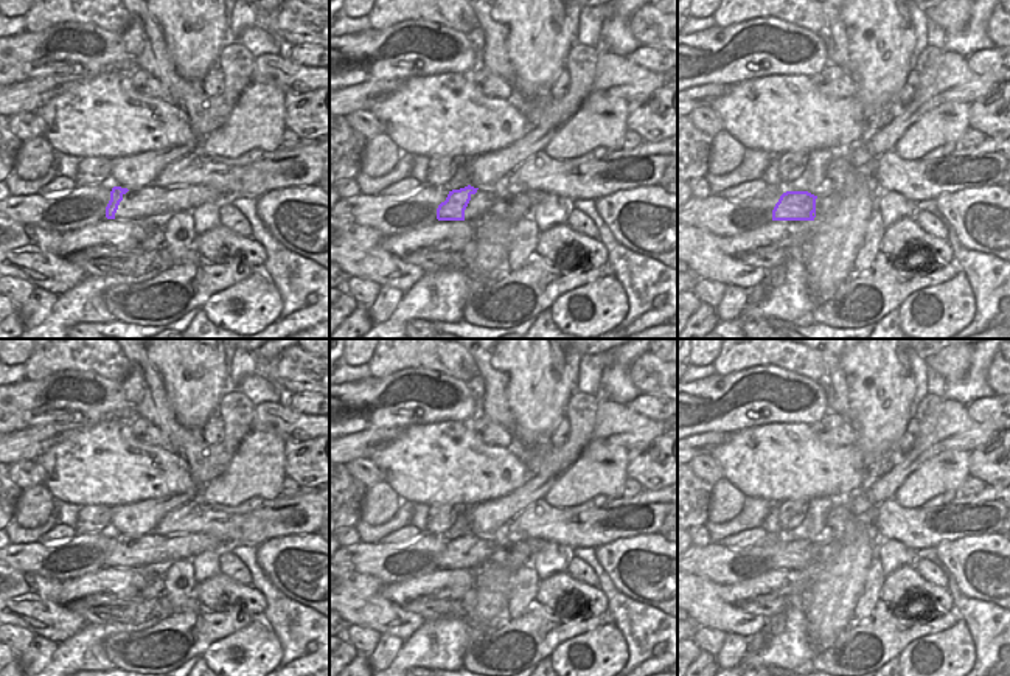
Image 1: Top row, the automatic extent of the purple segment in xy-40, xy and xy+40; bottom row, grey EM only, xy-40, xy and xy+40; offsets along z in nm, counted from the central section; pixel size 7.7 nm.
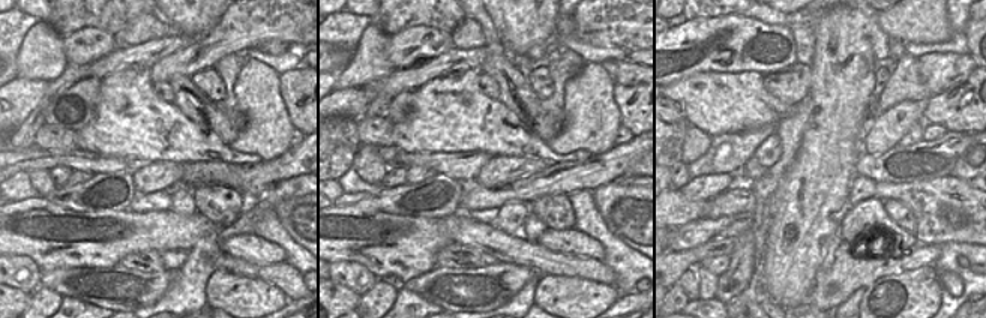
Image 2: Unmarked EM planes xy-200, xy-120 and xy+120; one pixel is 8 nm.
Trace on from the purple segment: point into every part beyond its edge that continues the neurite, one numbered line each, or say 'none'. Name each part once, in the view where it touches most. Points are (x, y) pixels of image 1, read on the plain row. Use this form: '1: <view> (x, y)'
1: xy (501, 547)

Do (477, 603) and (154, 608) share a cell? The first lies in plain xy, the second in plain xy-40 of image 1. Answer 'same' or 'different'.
different

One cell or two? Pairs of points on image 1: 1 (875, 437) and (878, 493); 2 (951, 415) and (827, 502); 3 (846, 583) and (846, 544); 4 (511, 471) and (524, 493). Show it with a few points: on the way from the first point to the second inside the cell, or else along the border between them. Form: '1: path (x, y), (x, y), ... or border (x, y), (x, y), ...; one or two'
1: border (886, 473), (863, 490); two
2: border (841, 499), (827, 518), (827, 536); two
3: path (846, 574), (846, 554); one
4: border (533, 476), (507, 494), (487, 501); two

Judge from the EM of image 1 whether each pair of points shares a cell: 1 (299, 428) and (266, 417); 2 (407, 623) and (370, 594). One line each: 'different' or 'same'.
1: same
2: same

